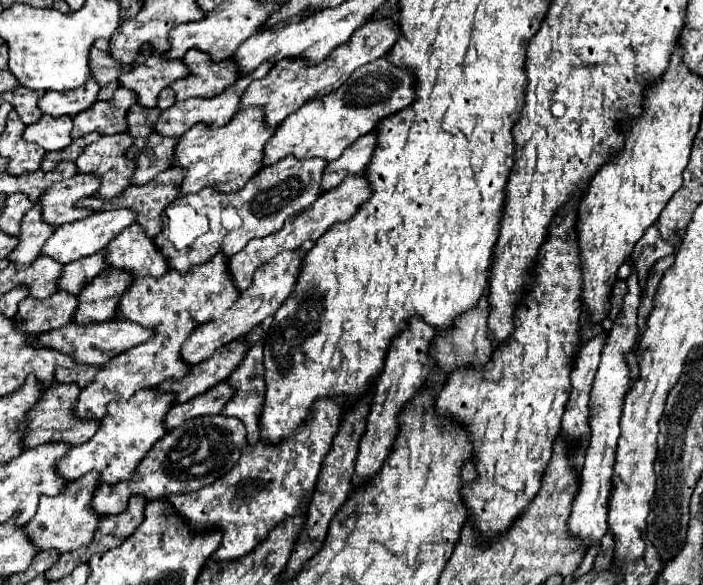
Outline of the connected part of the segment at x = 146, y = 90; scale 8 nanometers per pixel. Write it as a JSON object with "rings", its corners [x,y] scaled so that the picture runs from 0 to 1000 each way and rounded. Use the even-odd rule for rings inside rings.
{"rings":[[[201,92],[201,99],[195,99],[178,126],[172,126],[172,147],[189,154],[201,181],[220,185],[226,157],[266,126],[269,120],[257,103],[232,103],[229,96]]]}

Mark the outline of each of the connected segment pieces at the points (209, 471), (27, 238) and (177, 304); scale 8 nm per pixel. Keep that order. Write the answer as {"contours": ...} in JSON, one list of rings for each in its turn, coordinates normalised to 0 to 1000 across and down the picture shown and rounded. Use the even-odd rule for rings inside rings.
{"contours":[[[[306,708],[266,718],[263,725],[223,752],[223,759],[218,759],[206,786],[201,786],[195,800],[198,821],[175,821],[164,831],[141,831],[138,841],[132,841],[129,872],[135,872],[135,879],[141,882],[172,879],[181,868],[183,848],[189,844],[220,855],[243,844],[277,841],[289,831],[297,831],[334,797],[343,779],[343,766],[349,762],[349,745],[349,728],[337,715],[320,715],[314,708]]],[[[50,349],[30,376],[30,397],[27,397],[27,417],[24,424],[10,438],[13,448],[18,448],[24,458],[38,458],[47,451],[47,444],[55,438],[58,421],[64,410],[75,400],[78,386],[64,383],[58,376],[58,356]]],[[[312,431],[297,448],[272,458],[266,468],[255,465],[238,465],[229,475],[203,472],[201,479],[189,479],[186,489],[175,499],[169,513],[169,526],[164,533],[166,547],[186,547],[206,561],[218,561],[223,550],[232,547],[232,537],[257,537],[269,533],[280,554],[306,547],[317,530],[329,526],[334,513],[340,509],[340,496],[326,475],[323,462],[323,441]]]]}

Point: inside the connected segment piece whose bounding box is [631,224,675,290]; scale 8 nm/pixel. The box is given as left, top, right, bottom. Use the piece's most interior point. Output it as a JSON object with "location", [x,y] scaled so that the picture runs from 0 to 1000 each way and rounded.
{"location":[926,422]}

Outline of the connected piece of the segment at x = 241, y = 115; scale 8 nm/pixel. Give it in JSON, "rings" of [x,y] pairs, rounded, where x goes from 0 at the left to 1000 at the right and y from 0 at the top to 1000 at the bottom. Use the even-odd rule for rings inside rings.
{"rings":[[[351,185],[349,191],[337,191],[326,205],[326,212],[314,219],[292,219],[292,212],[280,212],[266,222],[260,232],[255,232],[249,267],[243,274],[243,284],[263,291],[257,311],[257,335],[277,332],[292,318],[320,332],[343,325],[360,304],[360,297],[371,291],[374,253],[391,222],[394,219],[377,212],[371,185]]]}

